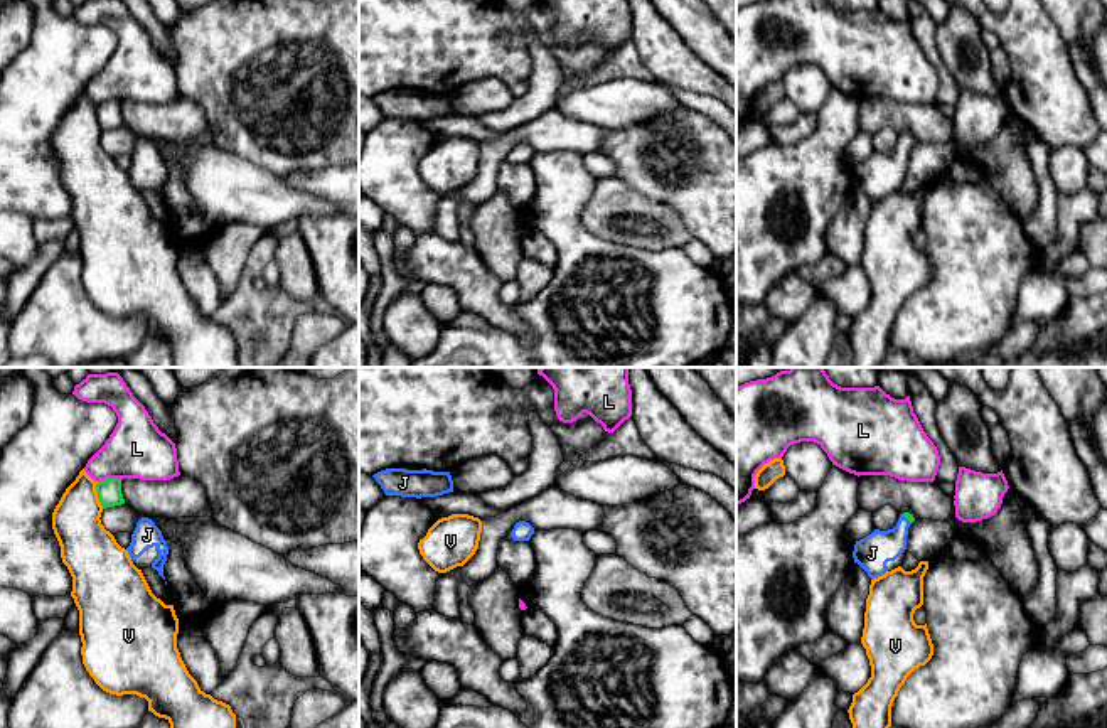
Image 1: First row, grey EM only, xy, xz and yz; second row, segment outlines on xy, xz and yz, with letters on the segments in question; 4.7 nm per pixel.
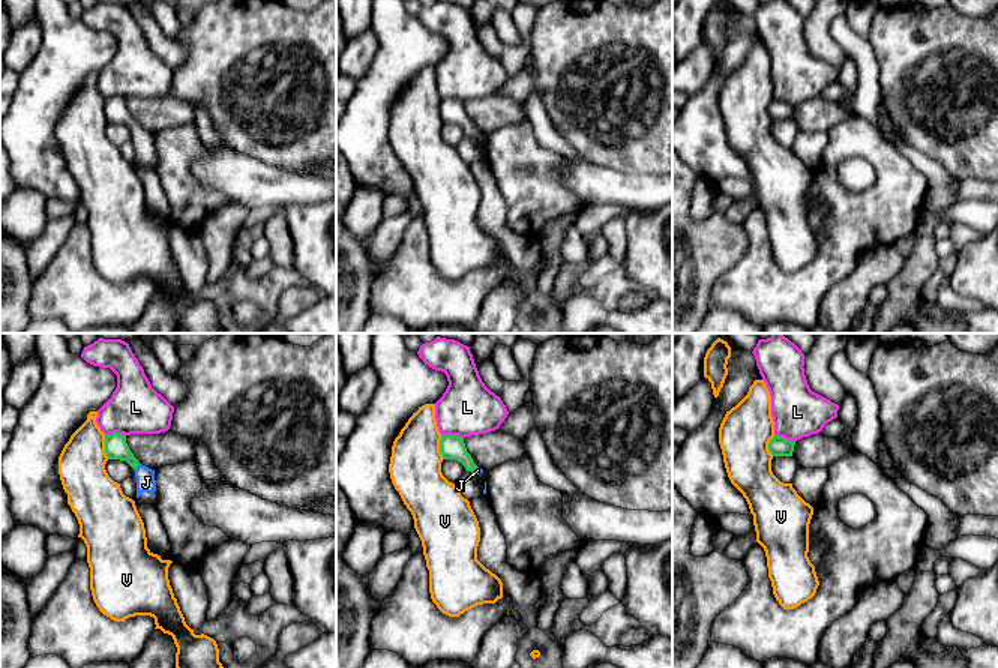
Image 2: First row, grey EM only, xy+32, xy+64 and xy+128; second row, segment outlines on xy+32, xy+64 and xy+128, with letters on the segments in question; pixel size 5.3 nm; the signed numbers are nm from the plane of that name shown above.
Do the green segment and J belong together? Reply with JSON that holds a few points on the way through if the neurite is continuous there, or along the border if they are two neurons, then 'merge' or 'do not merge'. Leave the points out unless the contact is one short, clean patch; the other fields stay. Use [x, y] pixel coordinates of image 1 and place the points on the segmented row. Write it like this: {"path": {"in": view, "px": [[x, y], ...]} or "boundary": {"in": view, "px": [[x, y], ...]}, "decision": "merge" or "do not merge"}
{"path": {"in": "yz", "px": [[909, 516], [907, 518], [871, 553]]}, "decision": "merge"}

